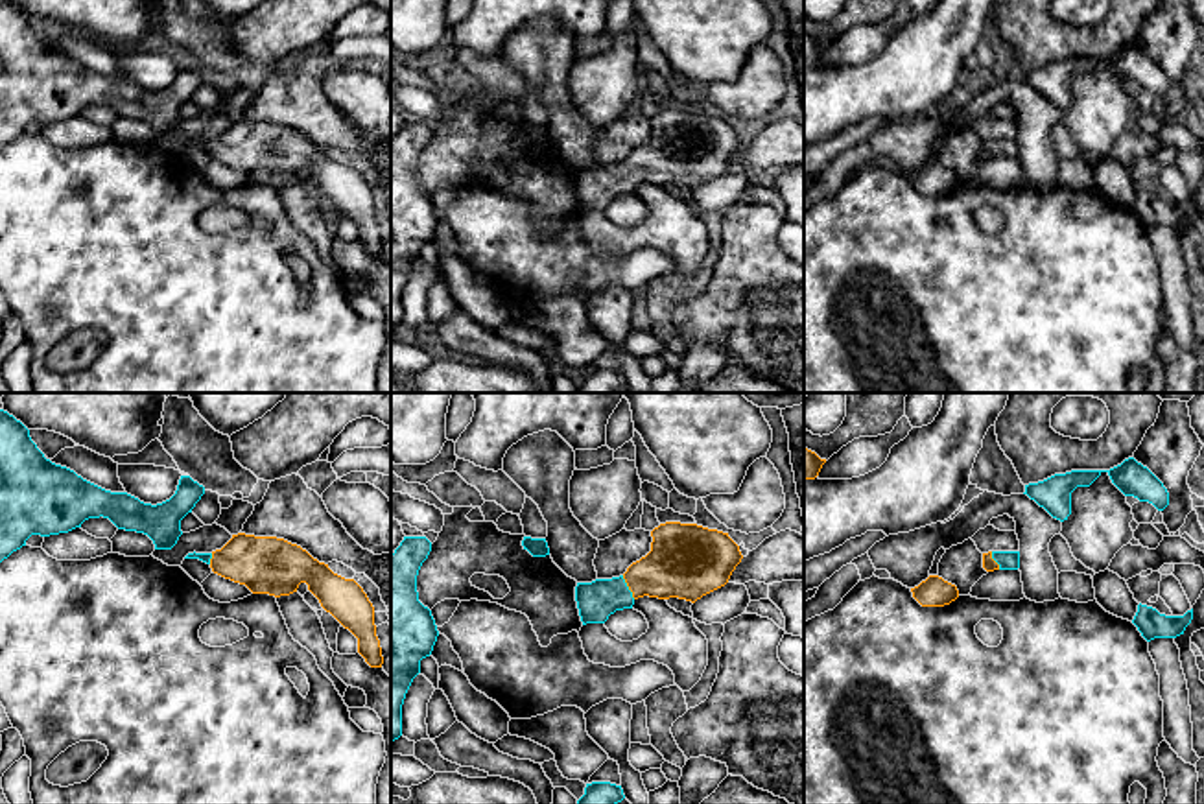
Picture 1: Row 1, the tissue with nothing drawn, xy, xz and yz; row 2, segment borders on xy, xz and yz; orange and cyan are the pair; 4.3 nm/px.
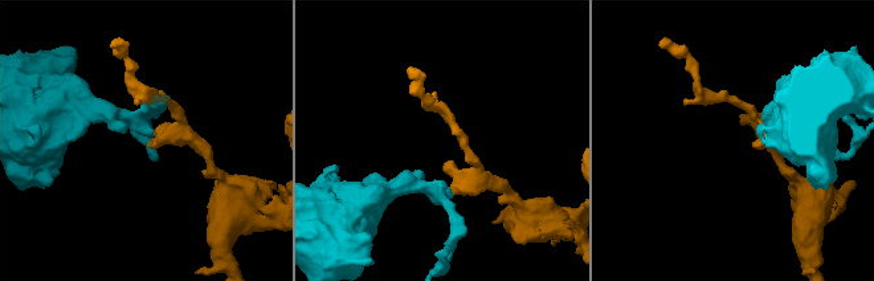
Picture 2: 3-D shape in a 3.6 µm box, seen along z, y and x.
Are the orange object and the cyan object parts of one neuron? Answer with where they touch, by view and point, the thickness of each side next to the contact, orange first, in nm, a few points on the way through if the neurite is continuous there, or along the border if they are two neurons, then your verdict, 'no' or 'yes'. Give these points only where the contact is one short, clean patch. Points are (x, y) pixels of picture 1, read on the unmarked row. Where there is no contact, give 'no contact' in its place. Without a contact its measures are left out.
xz (627, 172) | 280/170 nm | across xz (681, 152), (627, 172), (620, 179), (598, 187) | yes

